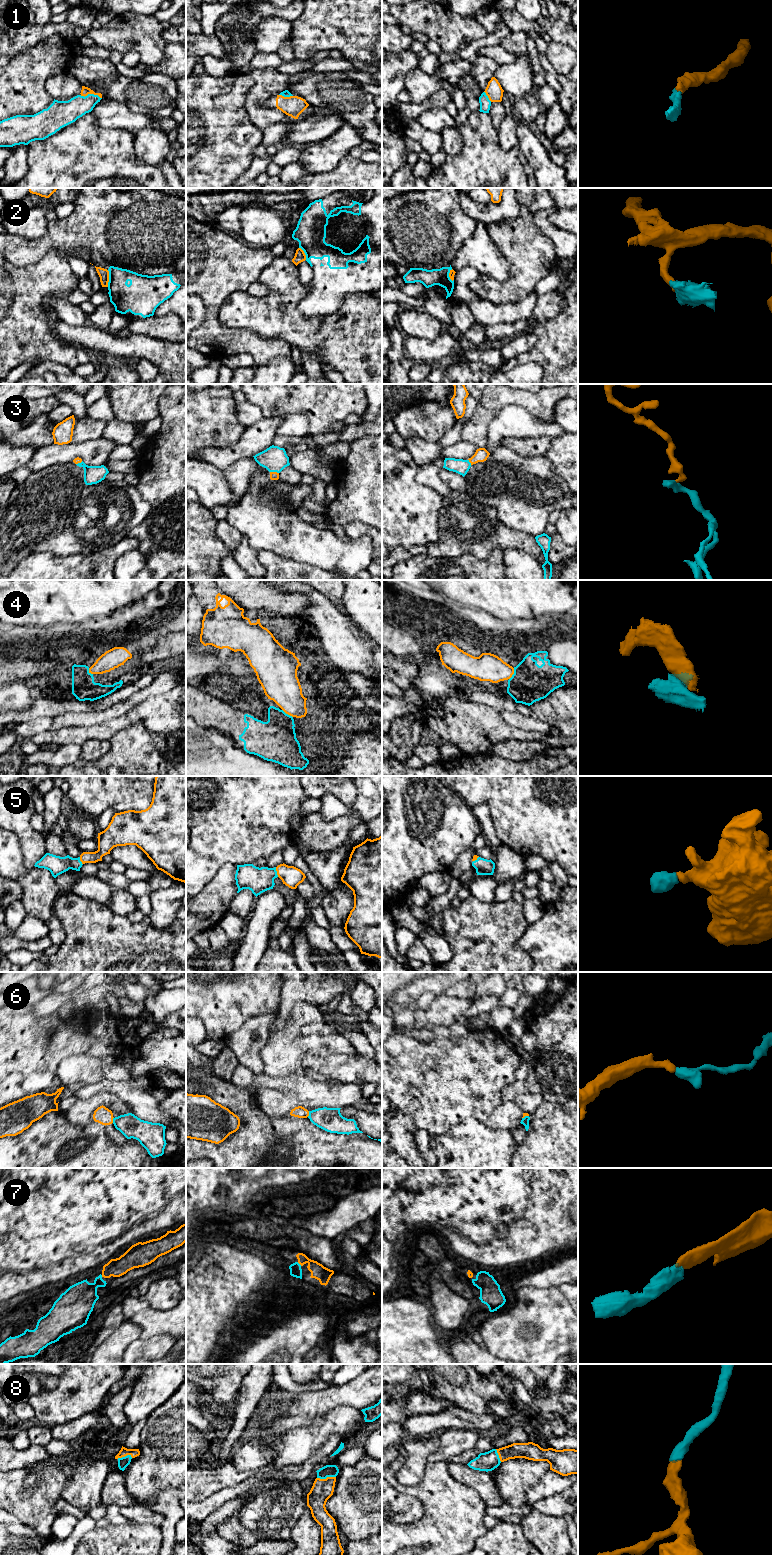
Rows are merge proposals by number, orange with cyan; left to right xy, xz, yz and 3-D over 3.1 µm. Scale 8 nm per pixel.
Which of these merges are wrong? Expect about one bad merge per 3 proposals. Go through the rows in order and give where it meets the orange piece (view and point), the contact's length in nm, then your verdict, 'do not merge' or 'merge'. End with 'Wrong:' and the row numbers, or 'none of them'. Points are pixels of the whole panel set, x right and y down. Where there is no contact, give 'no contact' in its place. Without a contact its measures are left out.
1: meets orange in xy at (91, 93); contact 180 nm long; merge
2: meets orange in xy at (108, 278); contact 140 nm long; do not merge
3: meets orange in xz at (274, 472); contact 70 nm long; merge
4: meets orange in yz at (513, 673); contact 100 nm long; do not merge
5: meets orange in xz at (277, 872); contact 80 nm long; merge
6: meets orange in xz at (308, 1114); contact 50 nm long; do not merge
7: meets orange in xz at (299, 1263); contact 50 nm long; merge
8: meets orange in xz at (327, 1477); contact 150 nm long; merge
Wrong: 2, 4, 6

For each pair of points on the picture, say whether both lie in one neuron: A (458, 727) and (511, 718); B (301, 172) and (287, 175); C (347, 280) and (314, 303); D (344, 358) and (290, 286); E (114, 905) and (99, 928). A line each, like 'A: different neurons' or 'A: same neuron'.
A: different neurons
B: same neuron
C: same neuron
D: same neuron
E: different neurons

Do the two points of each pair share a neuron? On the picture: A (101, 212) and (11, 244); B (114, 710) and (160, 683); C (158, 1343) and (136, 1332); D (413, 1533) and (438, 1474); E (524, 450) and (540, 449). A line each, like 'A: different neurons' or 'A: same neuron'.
A: same neuron
B: same neuron
C: different neurons
D: same neuron
E: same neuron

